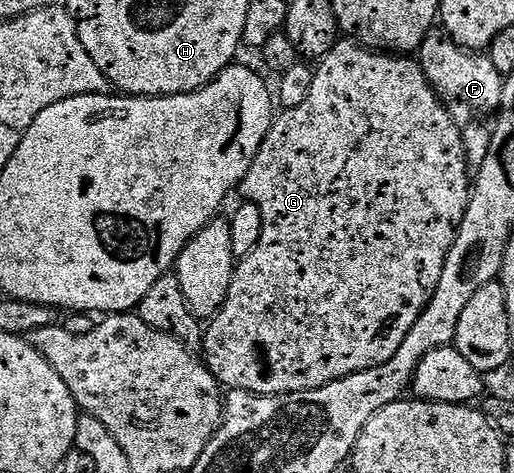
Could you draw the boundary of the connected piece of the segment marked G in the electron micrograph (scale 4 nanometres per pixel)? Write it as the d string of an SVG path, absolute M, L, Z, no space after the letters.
M361 44L349 45L335 46L333 52L317 63L311 90L299 107L283 109L275 117L241 187L241 197L260 208L260 240L254 251L235 265L232 284L222 309L209 319L204 330L204 365L223 387L230 390L247 390L250 394L308 392L392 360L392 356L396 356L396 348L404 344L404 336L412 332L423 308L430 303L436 284L440 284L440 272L444 272L456 228L464 220L464 212L470 203L472 172L464 160L459 123L442 107L442 101L428 84L421 66L410 56L379 52Z

